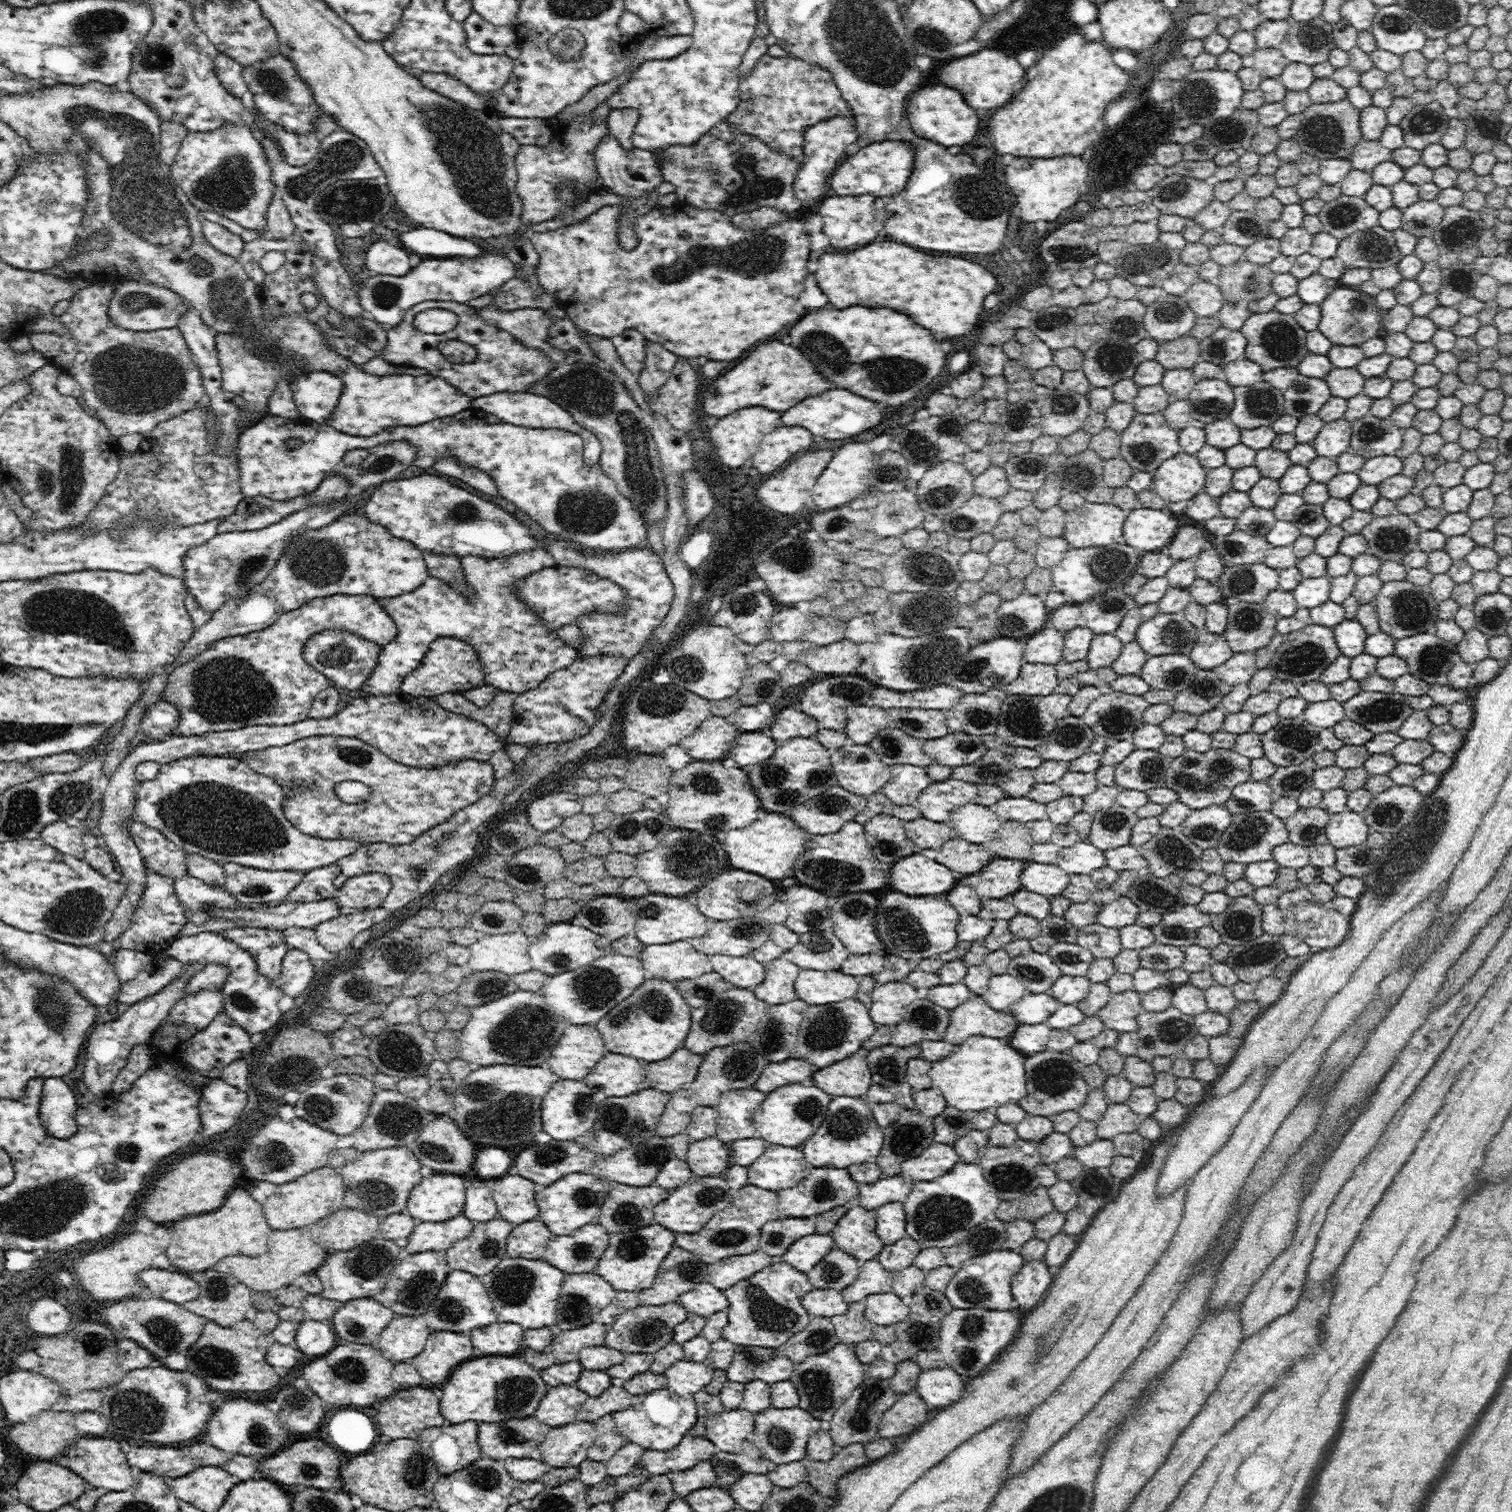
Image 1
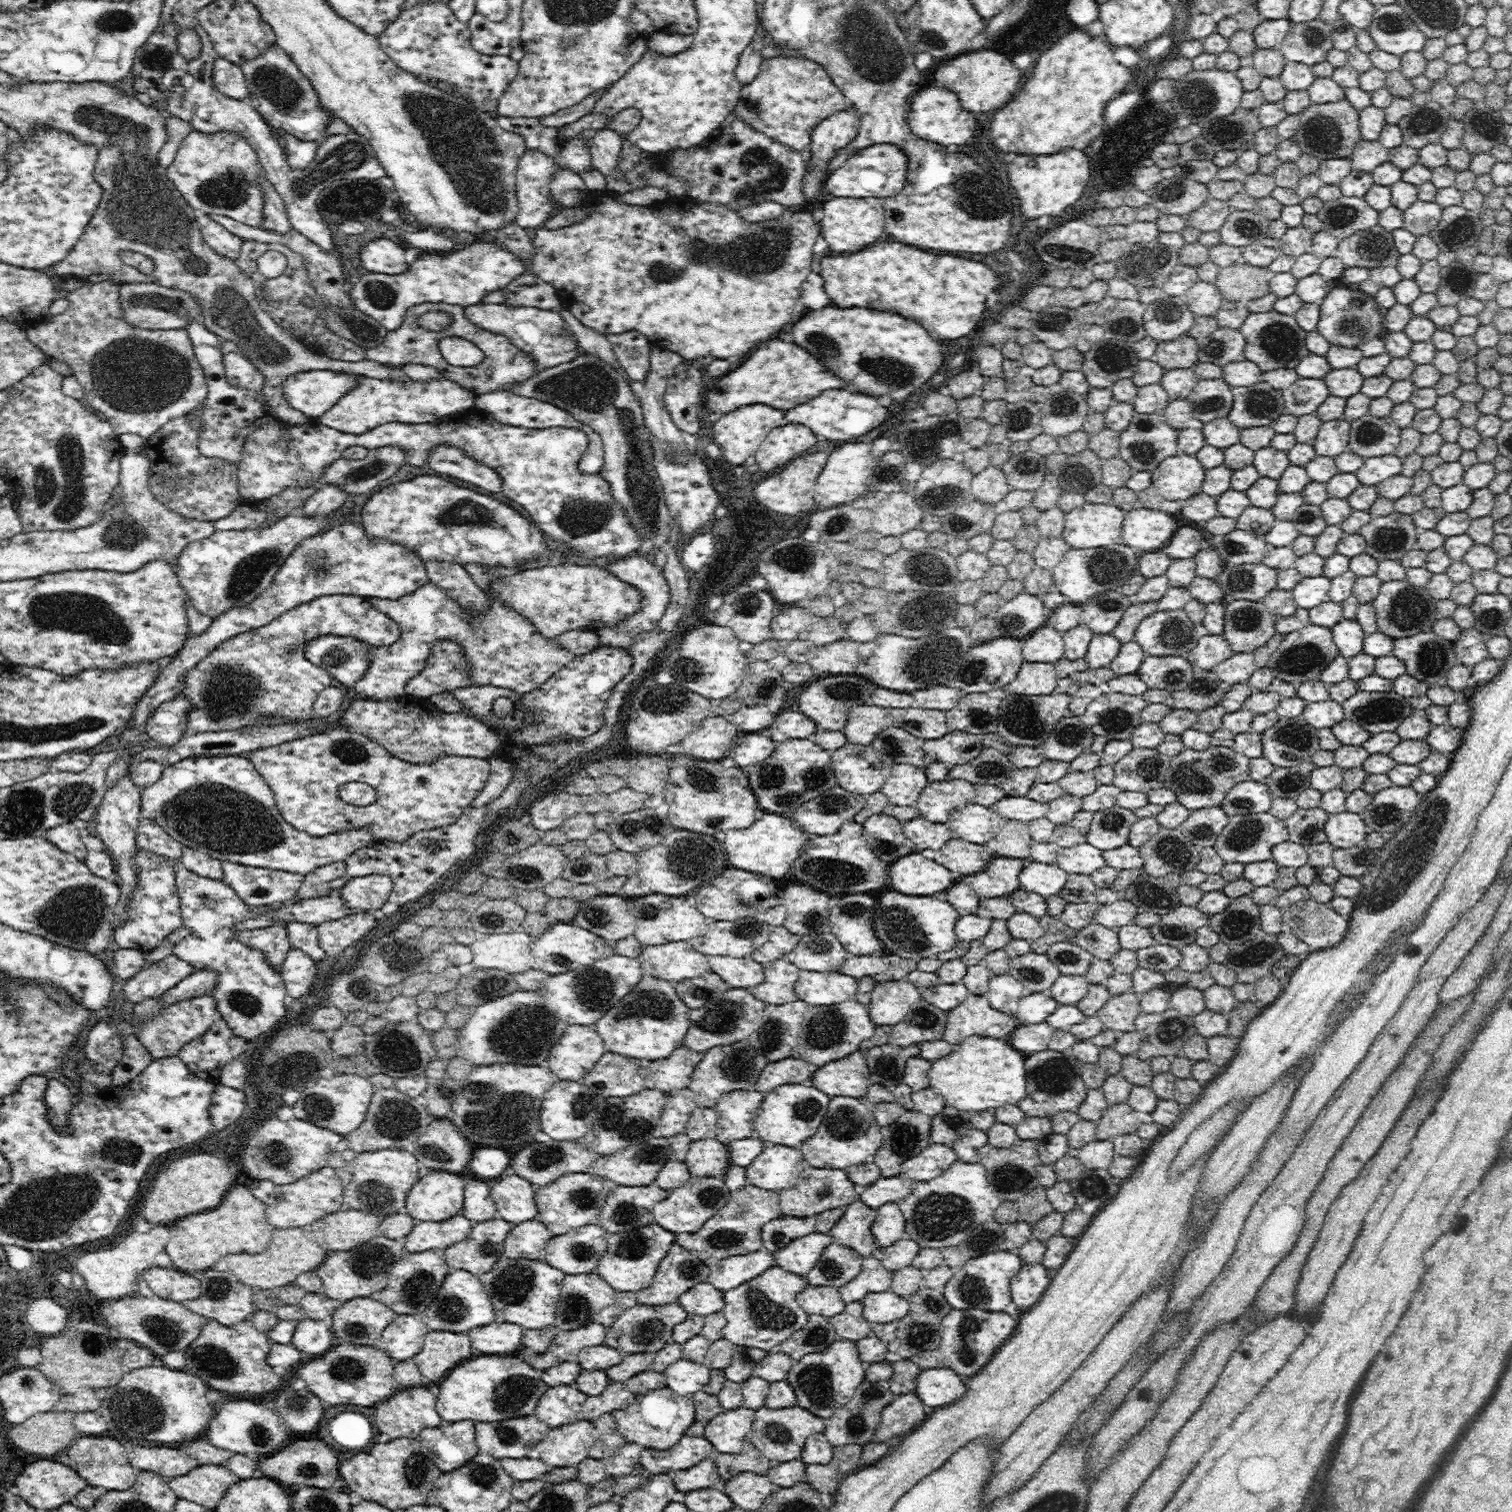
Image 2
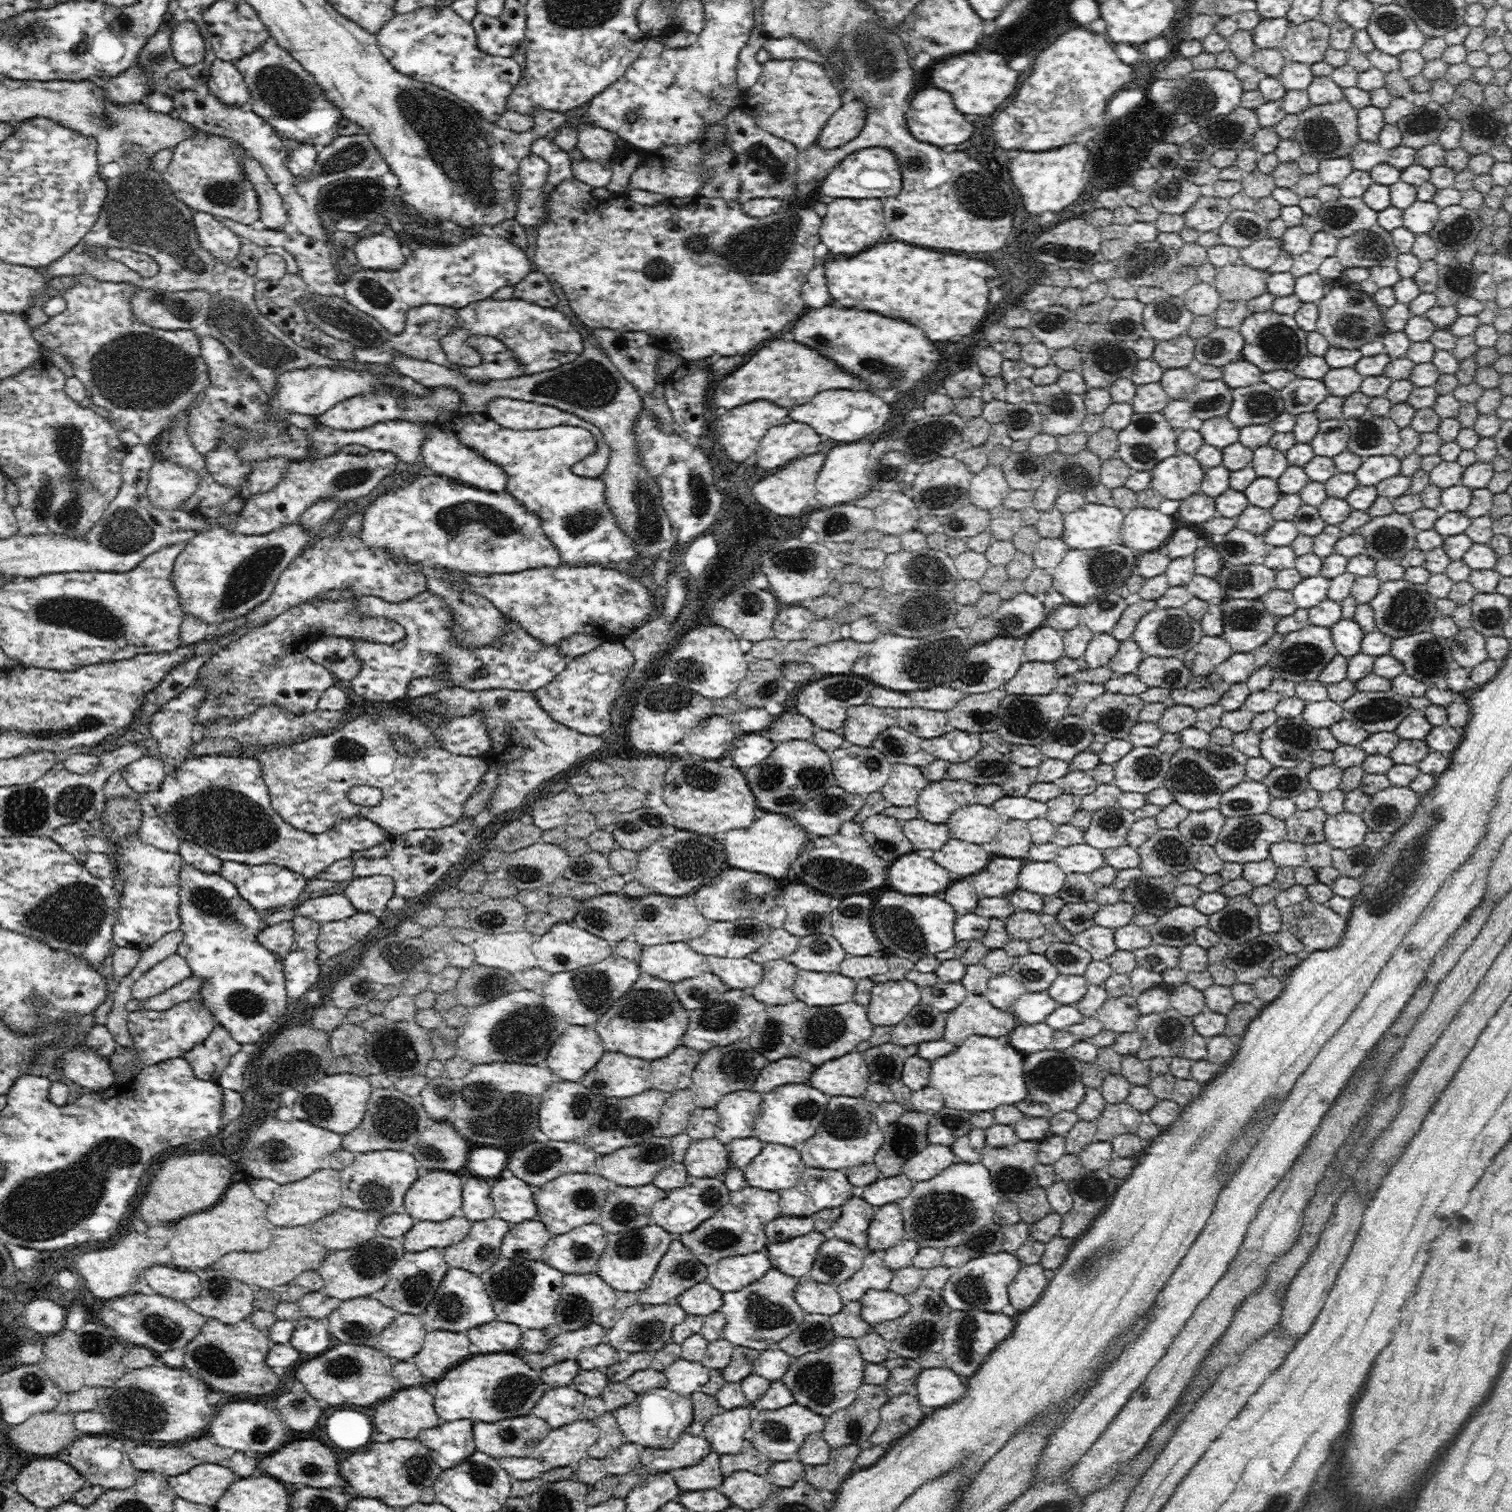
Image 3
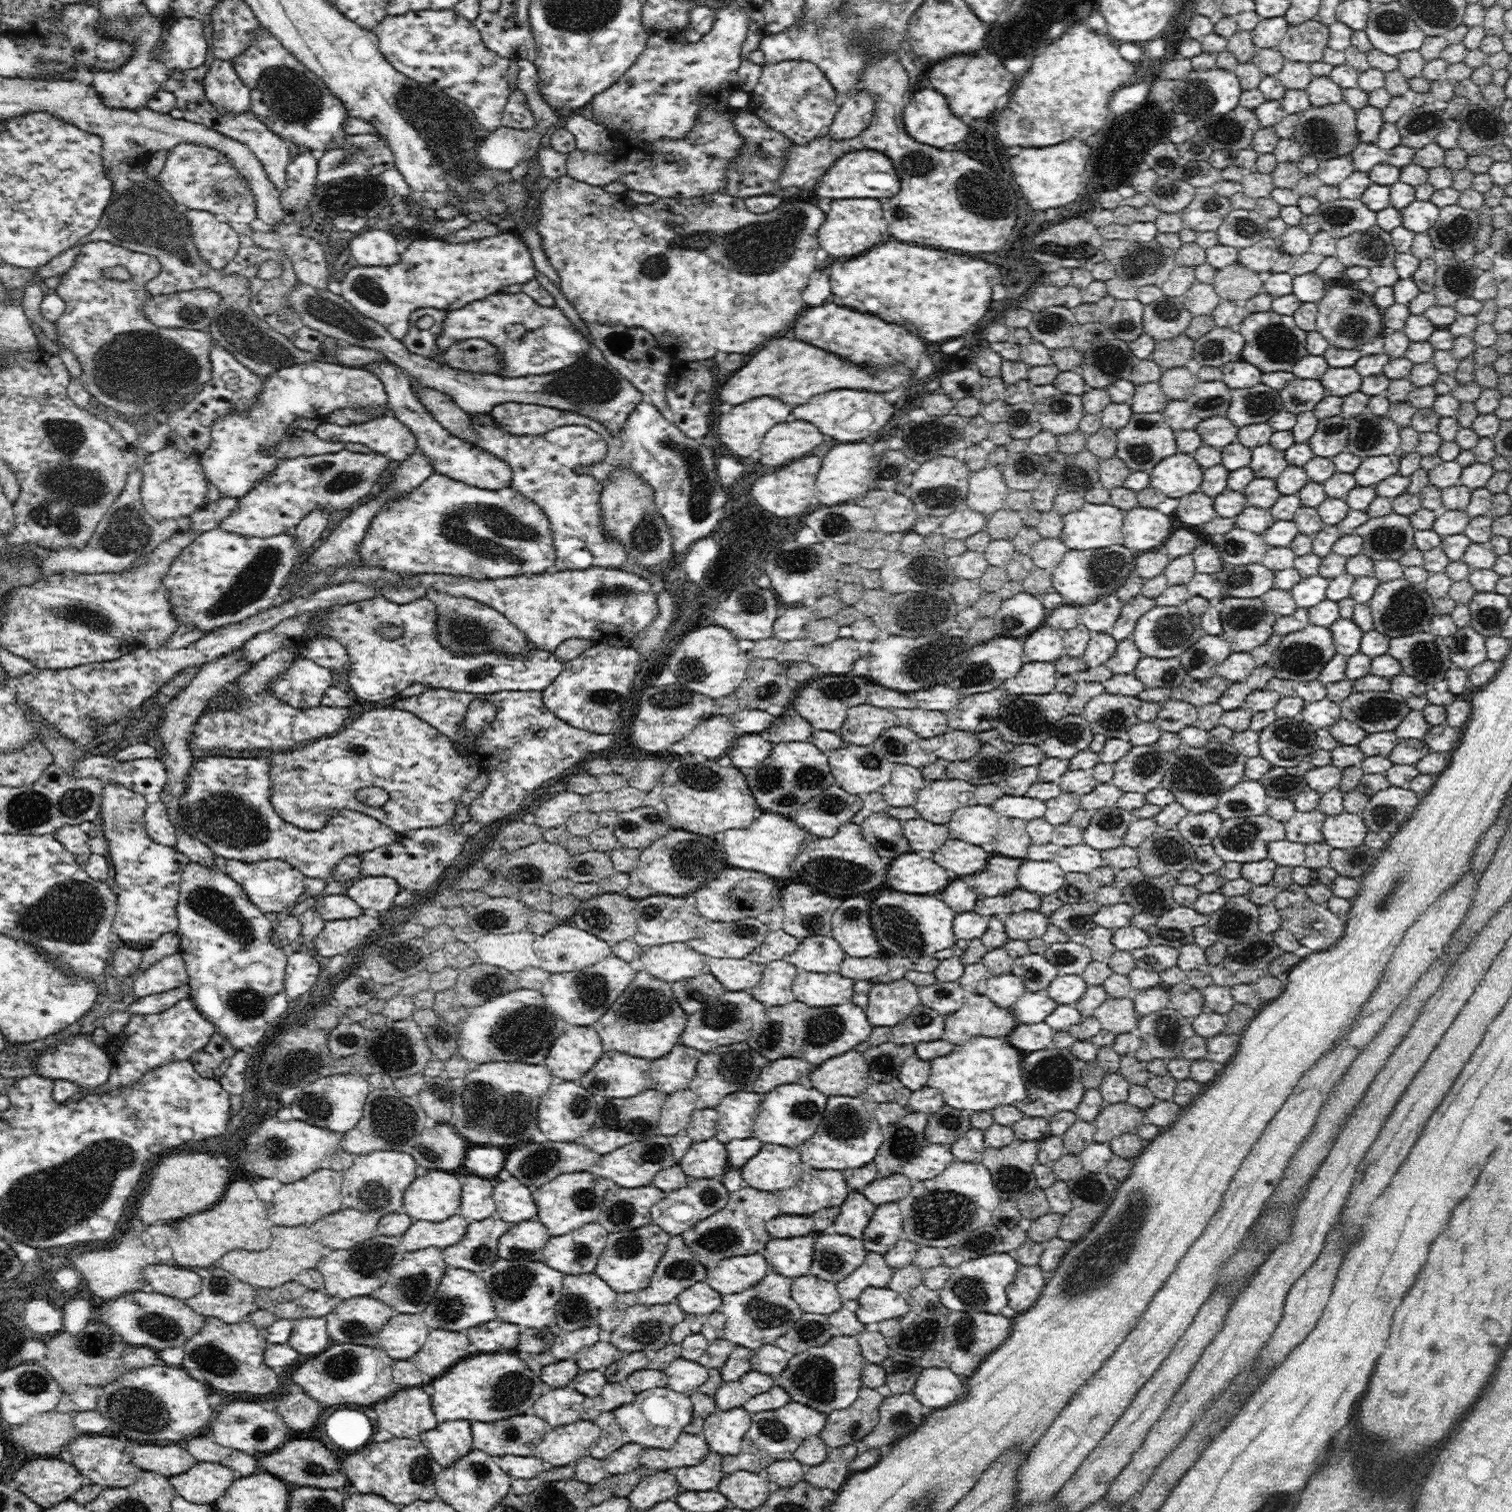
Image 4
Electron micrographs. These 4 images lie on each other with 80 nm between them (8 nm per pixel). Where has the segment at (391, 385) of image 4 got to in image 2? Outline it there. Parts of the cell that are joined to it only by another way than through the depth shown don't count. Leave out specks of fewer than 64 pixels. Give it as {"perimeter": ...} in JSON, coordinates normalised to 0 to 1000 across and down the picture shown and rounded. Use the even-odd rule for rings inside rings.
{"perimeter":[[[299,294],[288,295],[283,302],[283,308],[290,313],[310,319],[319,324],[325,326],[331,325],[332,317],[328,311],[325,311],[319,306],[312,304],[306,297]]]}

